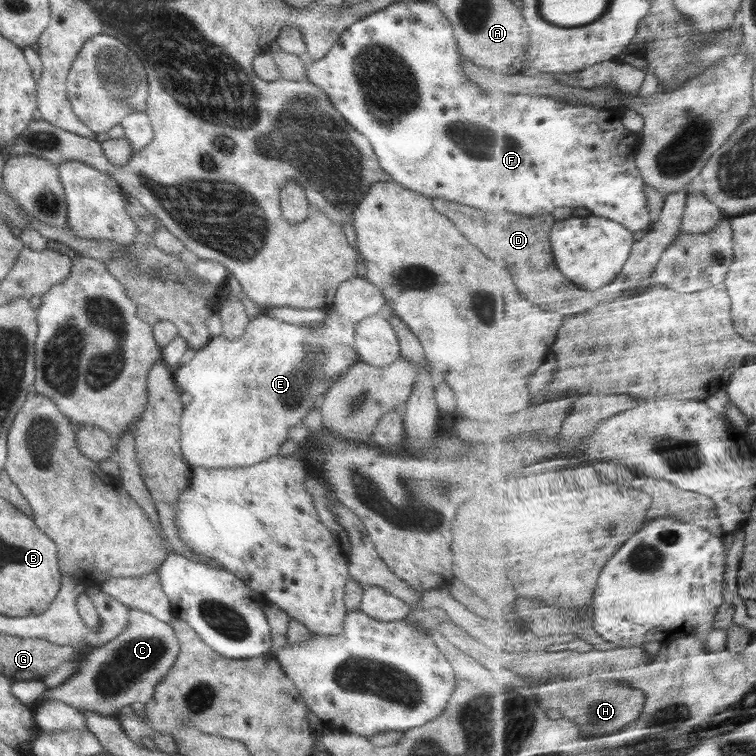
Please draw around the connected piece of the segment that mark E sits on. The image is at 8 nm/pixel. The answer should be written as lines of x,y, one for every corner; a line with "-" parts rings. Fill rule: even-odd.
364,276
352,277
340,283
335,294
335,300
331,306
325,308
327,315
323,323
319,327
305,327
295,324
290,324
281,320
276,320
268,316
265,312
254,316
249,320
248,326
244,334
236,340
228,340
224,335
212,336
211,339
204,345
204,348
195,351
192,360
181,365
173,372
174,384
181,391
179,402
183,404
183,413
180,417
180,448
182,454
187,460
190,467
201,468
237,468
250,467
260,462
264,462
270,457
276,456
280,447
288,440
288,432
290,429
303,422
308,411
315,406
319,398
323,398
328,389
335,383
340,375
343,375
353,364
360,362
359,354
356,350
356,323
363,318
372,316
373,314
383,314
386,308
384,295
379,288
372,286

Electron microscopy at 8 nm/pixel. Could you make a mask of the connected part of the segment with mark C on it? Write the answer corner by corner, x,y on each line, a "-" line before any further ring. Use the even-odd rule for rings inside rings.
129,607
126,628
102,646
88,650
80,657
79,669
62,684
47,688
39,704
57,700
78,711
113,715
119,720
122,707
130,707
136,702
146,704
153,698
156,684
169,673
179,652
178,637
169,623

